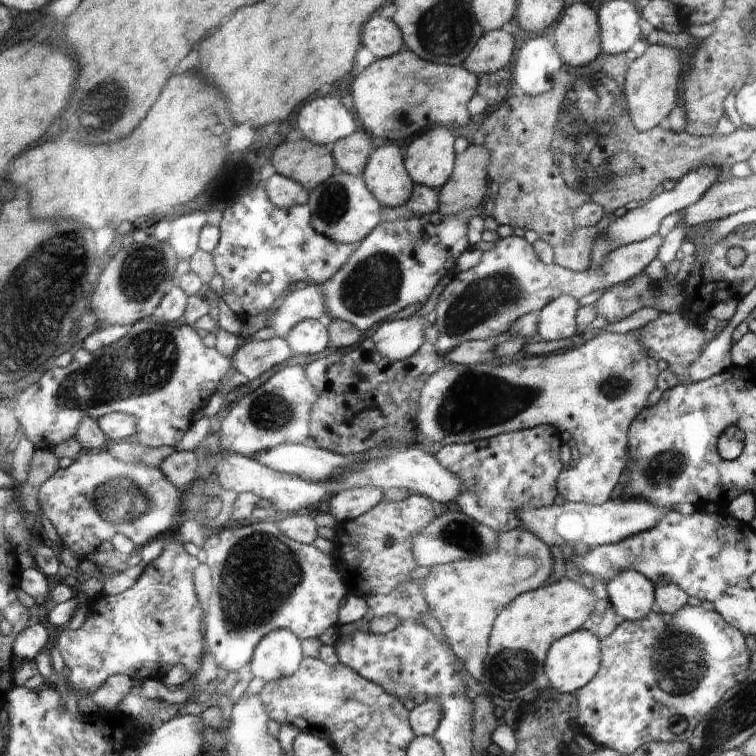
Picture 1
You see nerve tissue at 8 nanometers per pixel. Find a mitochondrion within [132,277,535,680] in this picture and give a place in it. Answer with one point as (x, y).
(263, 565)

